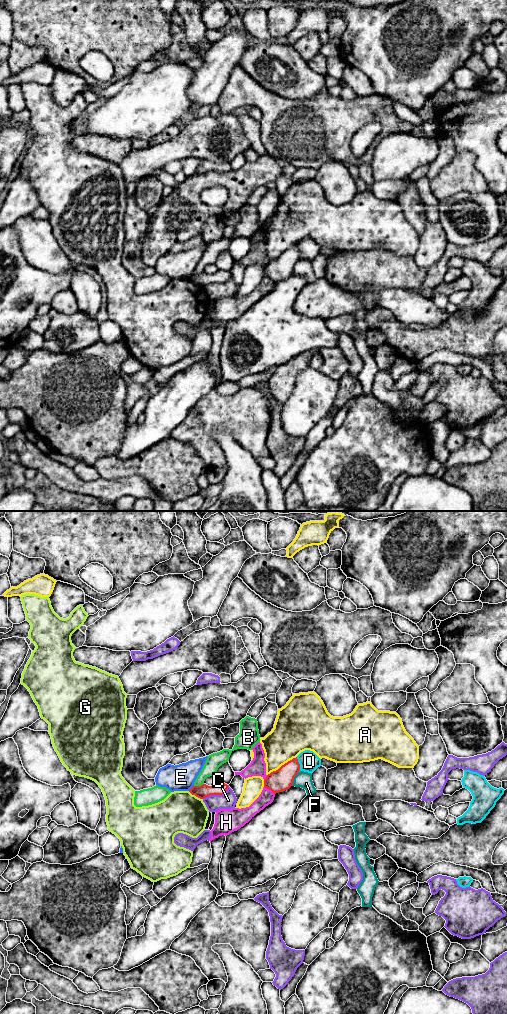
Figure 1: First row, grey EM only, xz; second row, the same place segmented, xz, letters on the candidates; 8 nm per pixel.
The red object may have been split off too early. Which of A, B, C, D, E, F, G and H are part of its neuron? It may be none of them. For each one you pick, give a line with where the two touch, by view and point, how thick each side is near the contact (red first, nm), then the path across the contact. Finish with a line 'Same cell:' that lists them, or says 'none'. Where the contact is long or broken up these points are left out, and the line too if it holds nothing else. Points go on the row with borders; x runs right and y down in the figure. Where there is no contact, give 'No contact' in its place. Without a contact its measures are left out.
Same cell: none

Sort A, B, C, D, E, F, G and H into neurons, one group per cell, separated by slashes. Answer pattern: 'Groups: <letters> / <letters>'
Groups: A / B / C / D / E / F / G / H

